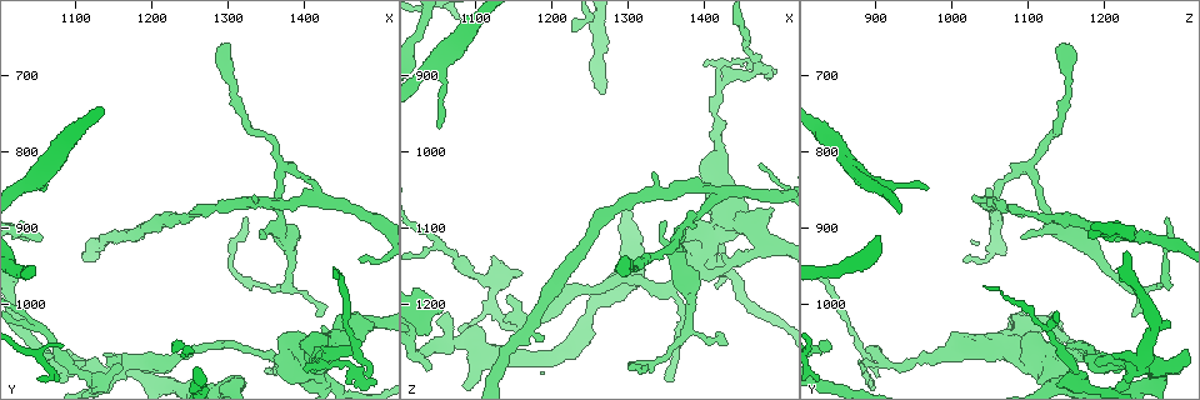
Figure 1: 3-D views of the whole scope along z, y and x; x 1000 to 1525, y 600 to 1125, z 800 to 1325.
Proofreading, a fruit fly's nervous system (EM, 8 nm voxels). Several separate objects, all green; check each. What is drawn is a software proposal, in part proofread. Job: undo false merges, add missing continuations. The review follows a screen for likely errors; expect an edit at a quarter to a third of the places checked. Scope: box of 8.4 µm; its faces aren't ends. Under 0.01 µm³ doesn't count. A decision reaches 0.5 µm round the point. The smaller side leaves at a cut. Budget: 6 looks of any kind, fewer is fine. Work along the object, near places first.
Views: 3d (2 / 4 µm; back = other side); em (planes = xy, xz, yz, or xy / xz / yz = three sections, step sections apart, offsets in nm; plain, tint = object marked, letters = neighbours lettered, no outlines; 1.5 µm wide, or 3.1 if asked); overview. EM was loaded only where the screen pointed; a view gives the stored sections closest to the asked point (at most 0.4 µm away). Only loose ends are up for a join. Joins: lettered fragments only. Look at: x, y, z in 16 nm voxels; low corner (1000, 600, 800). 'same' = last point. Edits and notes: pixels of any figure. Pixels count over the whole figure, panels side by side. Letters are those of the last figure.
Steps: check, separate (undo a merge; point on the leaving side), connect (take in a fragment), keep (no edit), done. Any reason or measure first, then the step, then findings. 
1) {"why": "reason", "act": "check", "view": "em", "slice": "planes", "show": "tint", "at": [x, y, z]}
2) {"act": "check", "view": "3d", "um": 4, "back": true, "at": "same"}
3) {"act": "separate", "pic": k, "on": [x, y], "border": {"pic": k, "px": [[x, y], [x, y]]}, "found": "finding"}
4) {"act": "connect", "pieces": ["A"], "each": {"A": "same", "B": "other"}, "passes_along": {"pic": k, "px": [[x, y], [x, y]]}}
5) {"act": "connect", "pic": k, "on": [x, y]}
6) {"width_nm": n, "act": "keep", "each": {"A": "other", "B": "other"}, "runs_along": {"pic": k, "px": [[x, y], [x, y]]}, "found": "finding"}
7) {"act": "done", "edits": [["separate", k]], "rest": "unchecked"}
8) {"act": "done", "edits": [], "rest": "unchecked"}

{"why": "a narrow waist", "act": "check", "view": "3d", "um": 4, "at": [1305, 940, 1280]}

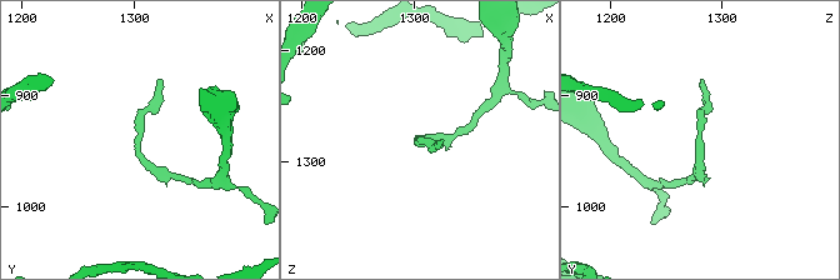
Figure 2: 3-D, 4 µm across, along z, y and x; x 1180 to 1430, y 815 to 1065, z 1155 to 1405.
{"why": "need the tissue", "act": "check", "view": "em", "slice": "xz", "step": 8, "show": "tint", "at": [1302, 942, 1282]}

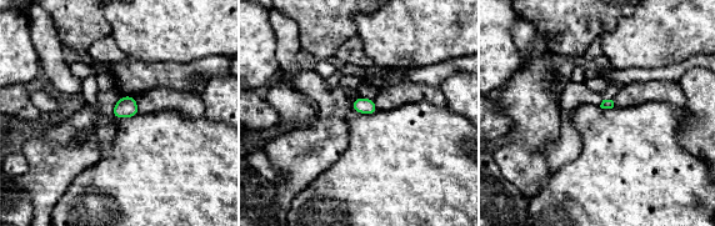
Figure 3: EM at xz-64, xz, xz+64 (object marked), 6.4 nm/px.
{"act": "check", "view": "em", "slice": "planes", "show": "letters", "at": "same"}

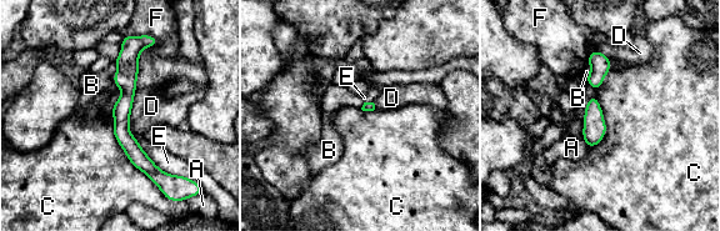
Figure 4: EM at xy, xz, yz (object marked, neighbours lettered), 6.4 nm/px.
{"width_nm": 60, "act": "keep", "each": {"A": "other", "B": "other", "C": "other", "D": "other", "E": "other", "F": "other"}, "border": {"pic": 4, "px": [[111, 111], [118, 144], [160, 190]]}, "found": "all the same cell"}

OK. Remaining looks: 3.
{"act": "check", "view": "3d", "um": 2, "at": [1415, 1015, 1240]}

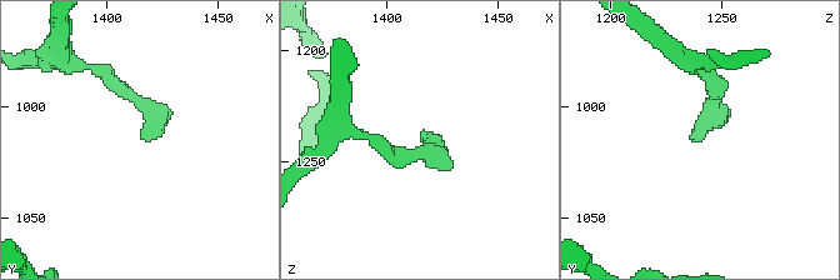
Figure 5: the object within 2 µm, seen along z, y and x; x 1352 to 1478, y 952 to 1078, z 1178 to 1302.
{"why": "need the tissue", "act": "check", "view": "em", "slice": "planes", "show": "tint", "at": [1416, 1013, 1241]}

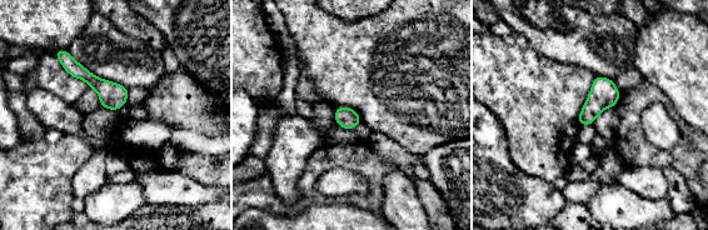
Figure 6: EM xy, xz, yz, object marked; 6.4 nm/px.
{"why": "what lies round it", "act": "check", "view": "em", "slice": "planes", "show": "letters", "at": "same"}

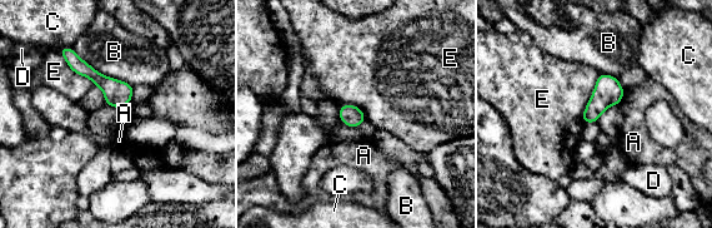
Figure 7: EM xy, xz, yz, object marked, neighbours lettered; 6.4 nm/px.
{"act": "keep", "each": {"A": "other", "B": "other", "C": "other", "D": "other", "E": "other"}, "border": {"pic": 7, "px": [[600, 74], [583, 112], [582, 122]]}, "found": "none of them fits"}

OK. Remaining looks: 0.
{"act": "done", "edits": [], "rest": "unchecked"}

